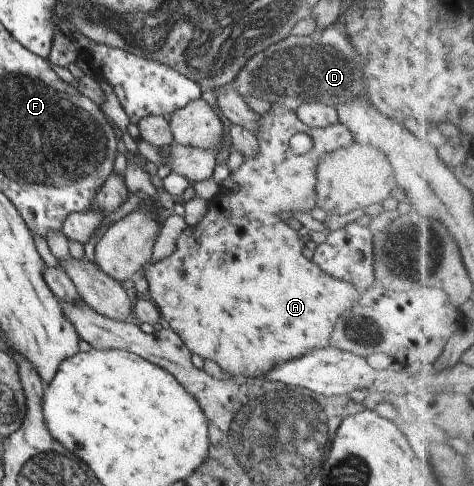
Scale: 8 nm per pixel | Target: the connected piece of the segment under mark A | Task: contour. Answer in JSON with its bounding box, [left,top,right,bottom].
[145,103,361,379]

